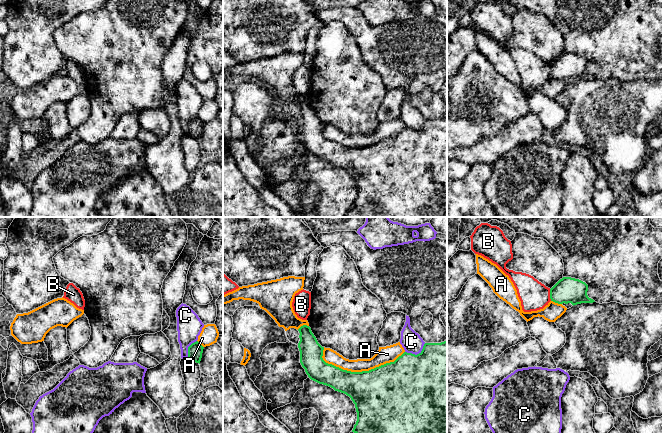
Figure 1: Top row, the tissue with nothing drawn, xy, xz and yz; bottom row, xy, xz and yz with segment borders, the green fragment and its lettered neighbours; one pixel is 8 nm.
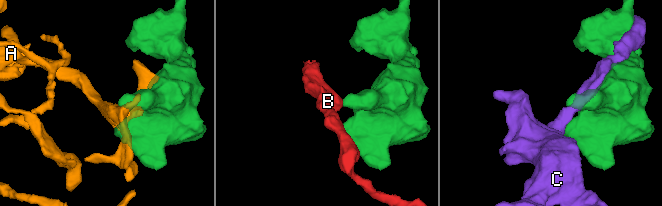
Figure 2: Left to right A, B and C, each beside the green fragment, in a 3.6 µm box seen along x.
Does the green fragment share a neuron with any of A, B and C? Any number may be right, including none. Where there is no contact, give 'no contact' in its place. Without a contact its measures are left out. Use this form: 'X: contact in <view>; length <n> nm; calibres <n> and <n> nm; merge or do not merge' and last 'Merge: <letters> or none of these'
A: contact in xz; length 650 nm; calibres 460 and 130 nm; do not merge
B: contact in yz; length 100 nm; calibres 200 and 240 nm; do not merge
C: contact in xz; length 180 nm; calibres 500 and 160 nm; do not merge
Merge: none of these

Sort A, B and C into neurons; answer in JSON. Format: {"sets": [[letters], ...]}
{"sets": [["A"], ["B"], ["C"]]}

